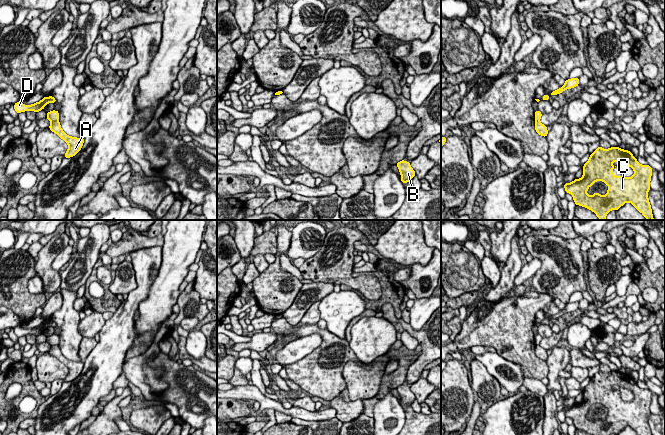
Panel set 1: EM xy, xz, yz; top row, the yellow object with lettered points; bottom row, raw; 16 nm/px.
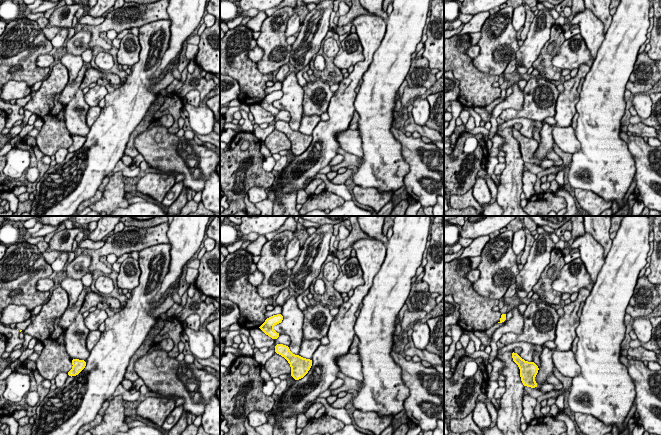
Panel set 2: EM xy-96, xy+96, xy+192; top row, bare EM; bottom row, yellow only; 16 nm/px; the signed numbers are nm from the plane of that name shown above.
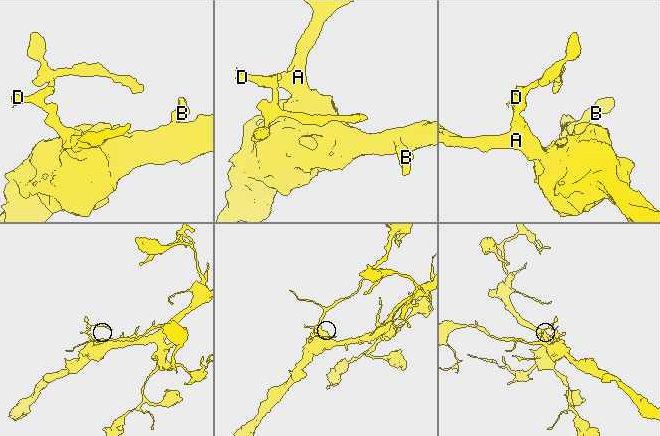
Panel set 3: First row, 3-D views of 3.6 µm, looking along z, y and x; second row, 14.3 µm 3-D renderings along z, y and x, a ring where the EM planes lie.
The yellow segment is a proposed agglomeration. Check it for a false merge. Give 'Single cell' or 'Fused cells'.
Fused cells

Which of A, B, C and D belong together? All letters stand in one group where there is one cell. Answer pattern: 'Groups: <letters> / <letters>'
Groups: A B C / D

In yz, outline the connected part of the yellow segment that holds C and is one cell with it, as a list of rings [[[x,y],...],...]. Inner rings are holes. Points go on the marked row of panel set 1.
[[[598,147],[590,155],[589,160],[584,164],[582,169],[583,176],[580,179],[575,179],[573,182],[563,185],[566,193],[570,193],[573,196],[576,205],[593,211],[600,220],[605,220],[606,215],[611,210],[618,210],[626,202],[630,202],[647,220],[654,220],[648,199],[648,191],[651,189],[652,168],[649,165],[639,164],[630,151],[620,149],[619,147],[611,147],[609,149]],[[614,161],[630,166],[634,170],[634,175],[632,177],[614,176],[614,166],[612,164]],[[598,180],[608,185],[606,195],[602,196],[599,193],[594,193],[592,196],[589,196],[586,193],[588,188]]]

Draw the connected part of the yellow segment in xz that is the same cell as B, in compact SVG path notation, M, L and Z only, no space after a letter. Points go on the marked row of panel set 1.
M402 160L396 165L399 168L401 174L401 181L403 183L406 184L415 176L415 171L412 169L409 162Z

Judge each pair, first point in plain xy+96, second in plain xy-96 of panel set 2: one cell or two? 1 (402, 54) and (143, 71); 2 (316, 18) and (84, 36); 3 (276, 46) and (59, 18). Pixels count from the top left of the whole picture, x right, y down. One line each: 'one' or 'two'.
1: two
2: one
3: one

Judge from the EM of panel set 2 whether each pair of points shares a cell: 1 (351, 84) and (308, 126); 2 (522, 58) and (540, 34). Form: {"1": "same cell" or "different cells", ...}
{"1": "different cells", "2": "same cell"}

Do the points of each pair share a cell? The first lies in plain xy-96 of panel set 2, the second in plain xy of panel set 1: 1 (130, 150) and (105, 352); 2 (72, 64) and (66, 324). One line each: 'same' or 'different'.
1: different
2: same

